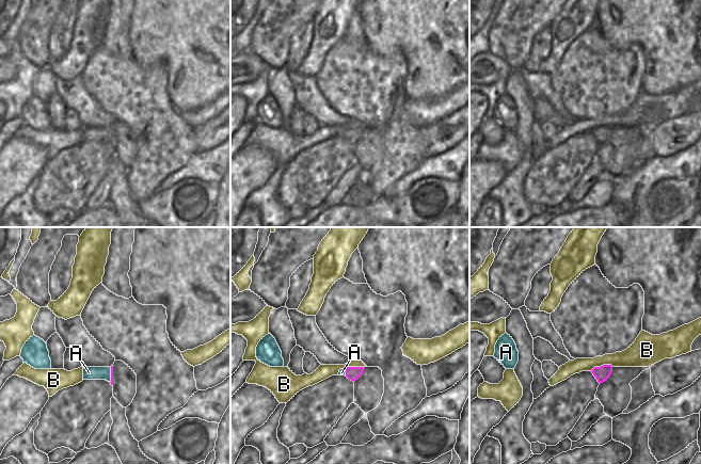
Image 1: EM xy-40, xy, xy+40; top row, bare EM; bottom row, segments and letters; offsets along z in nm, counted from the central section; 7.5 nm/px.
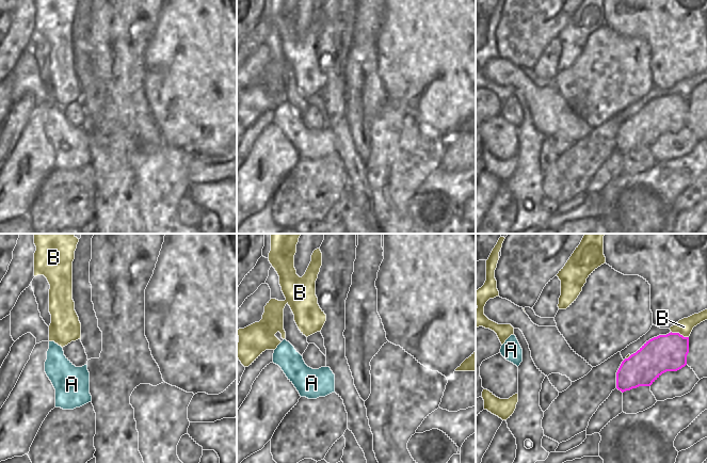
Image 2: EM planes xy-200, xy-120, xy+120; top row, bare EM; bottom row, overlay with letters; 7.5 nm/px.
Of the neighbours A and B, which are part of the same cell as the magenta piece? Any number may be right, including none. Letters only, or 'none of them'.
A

